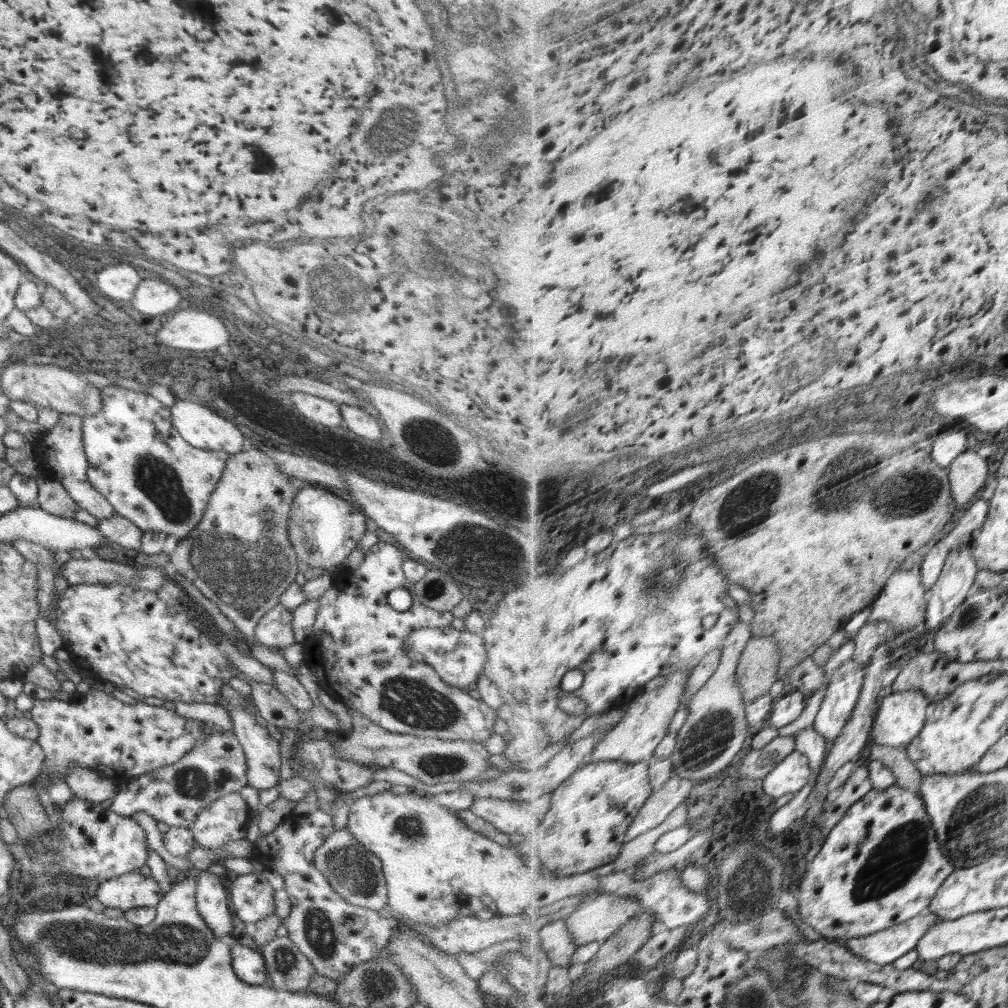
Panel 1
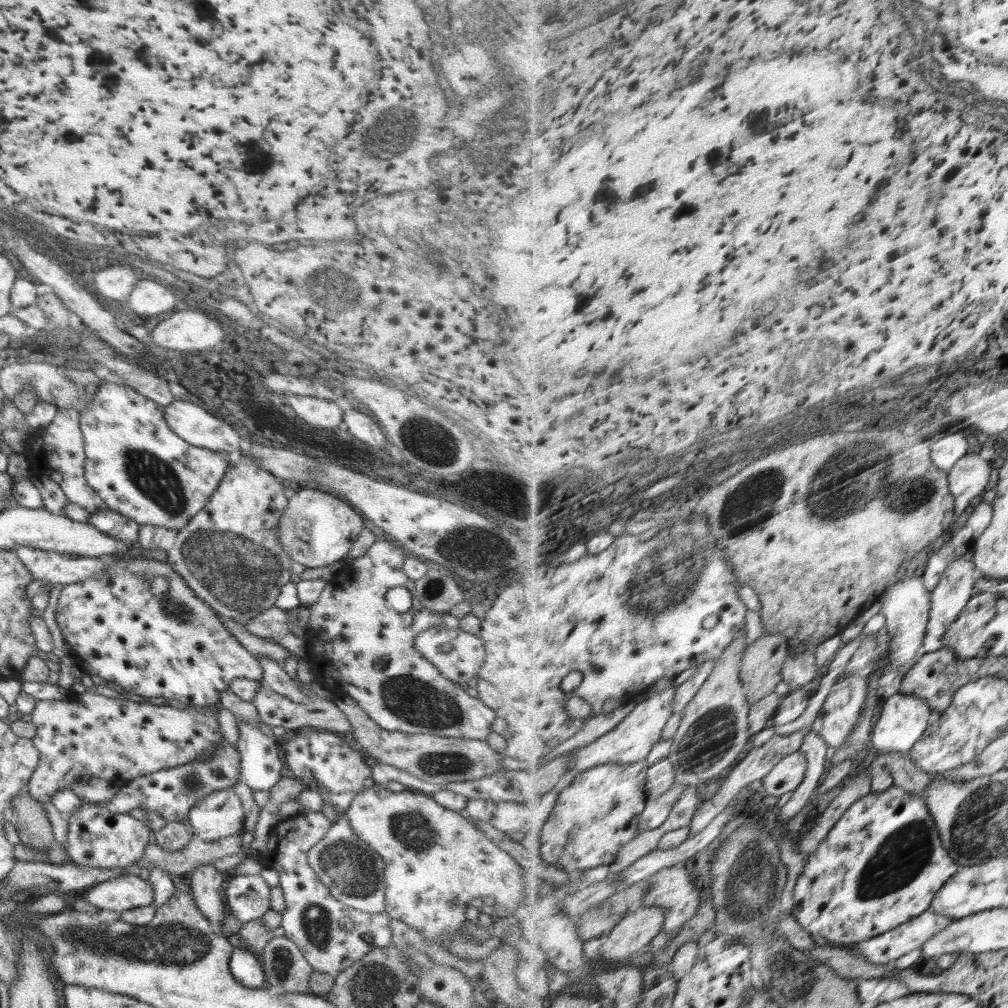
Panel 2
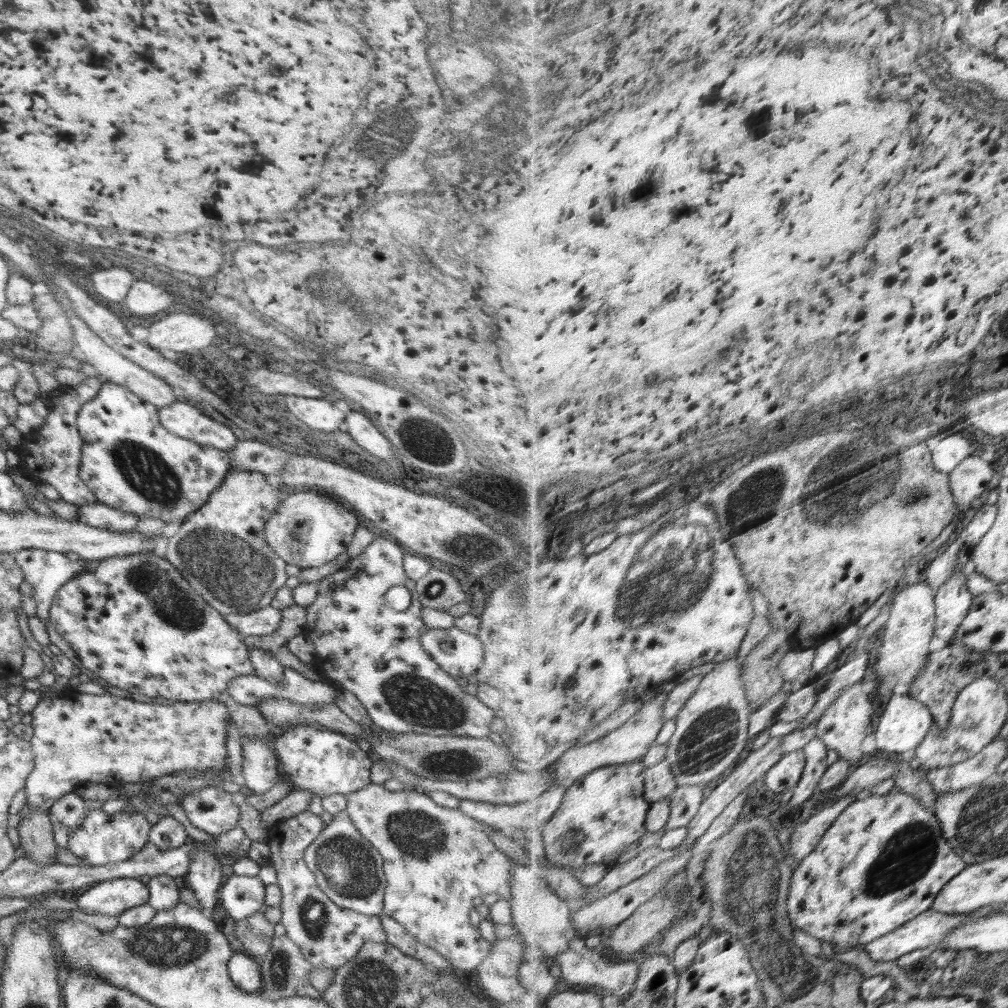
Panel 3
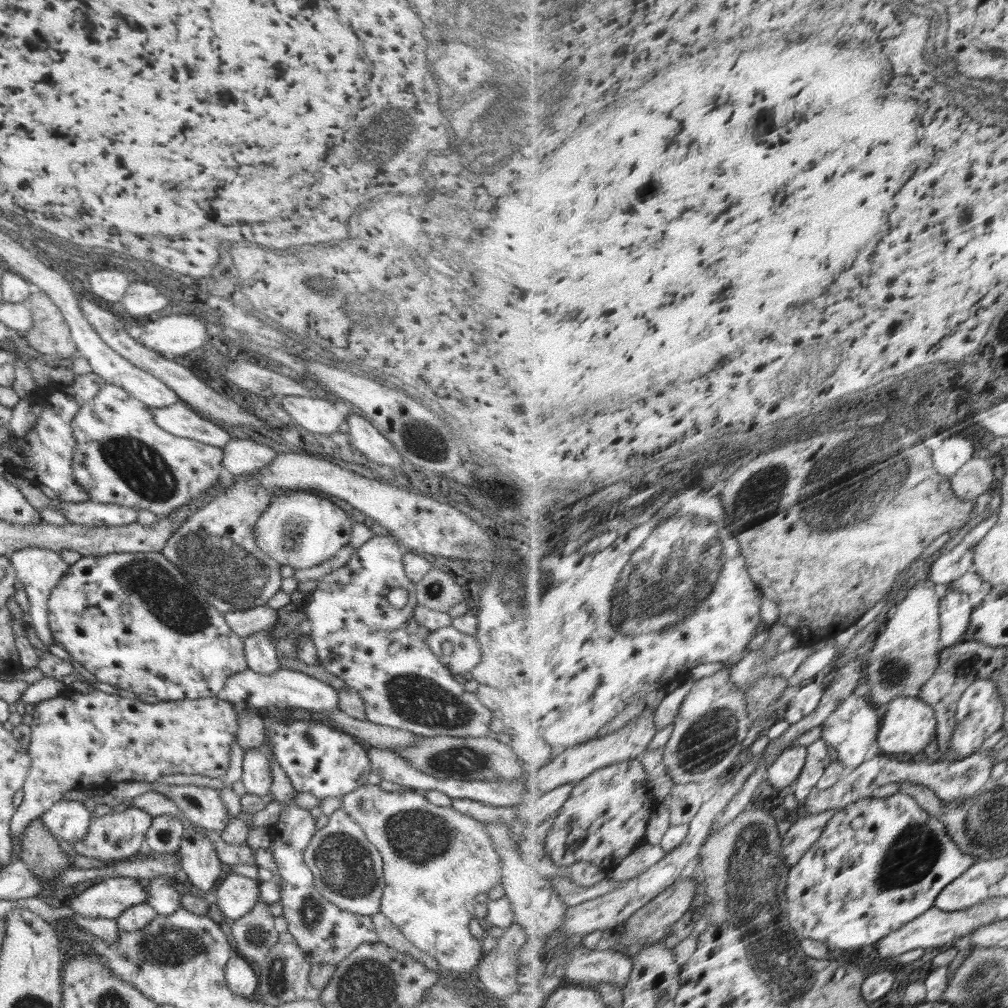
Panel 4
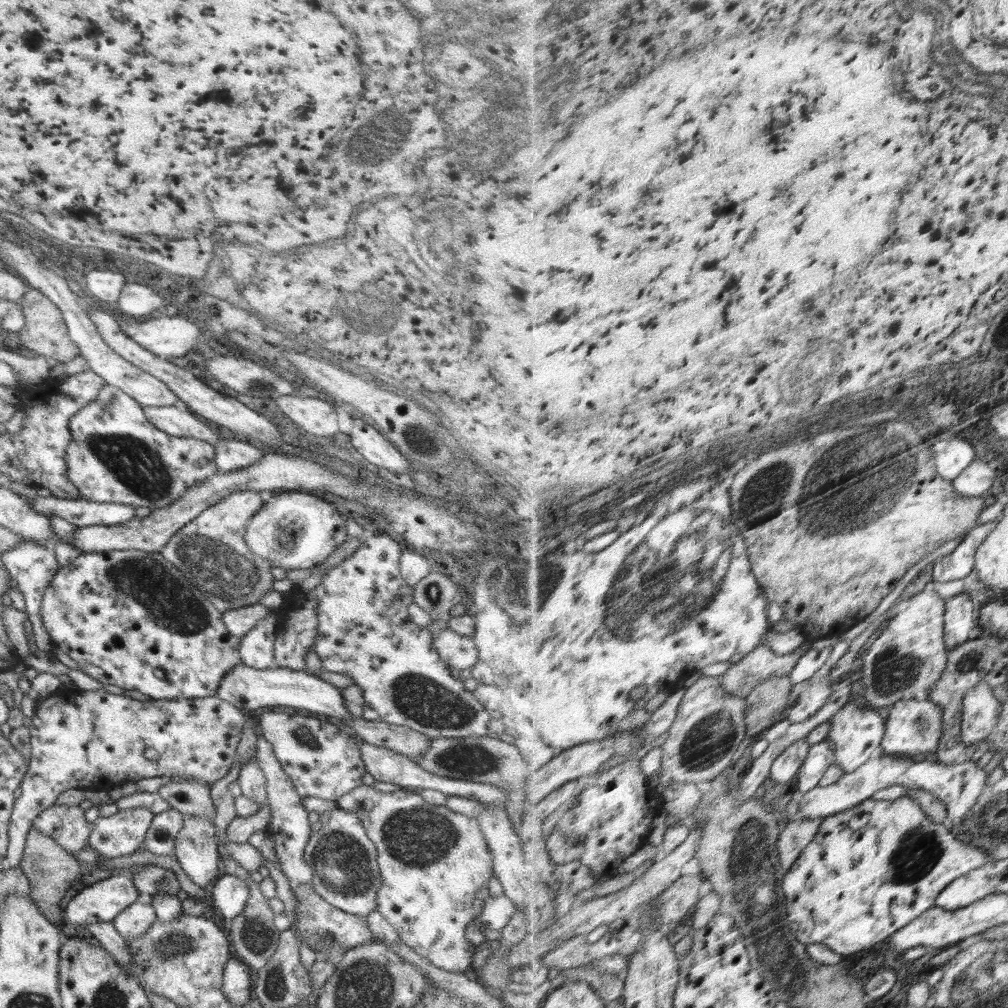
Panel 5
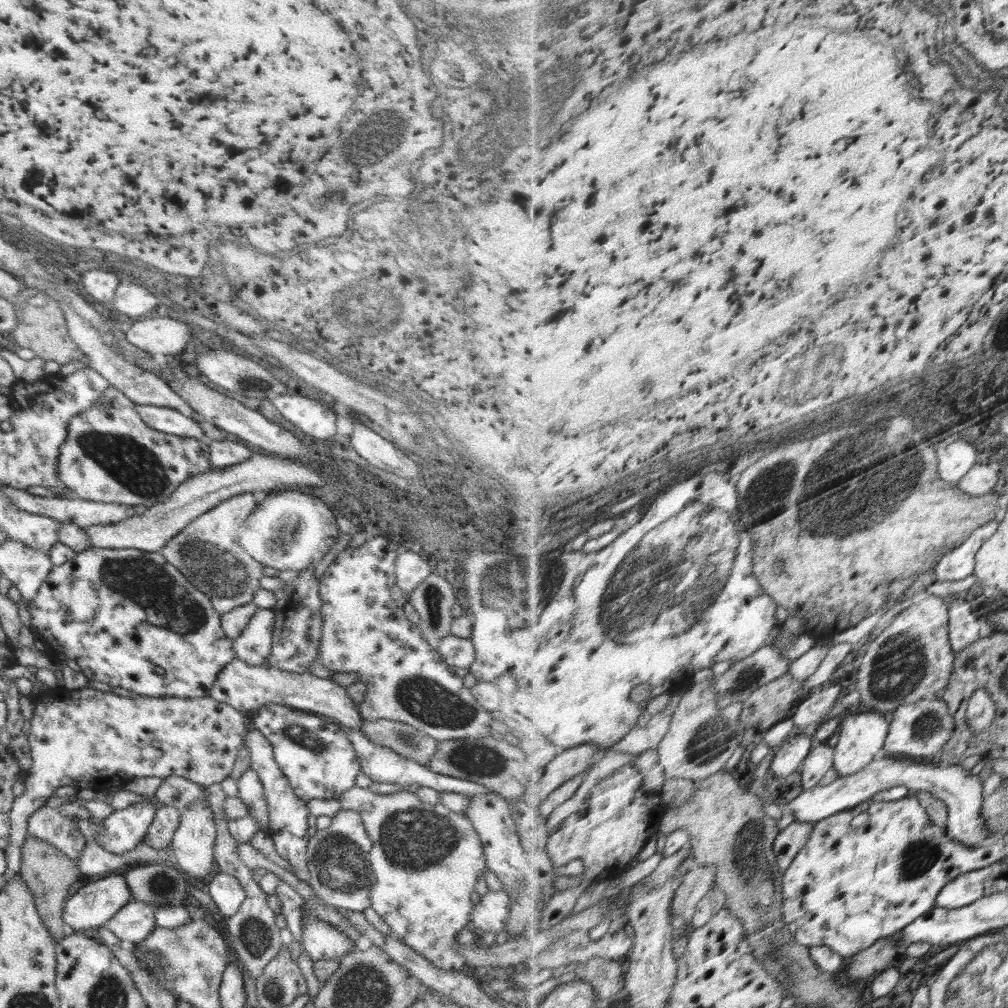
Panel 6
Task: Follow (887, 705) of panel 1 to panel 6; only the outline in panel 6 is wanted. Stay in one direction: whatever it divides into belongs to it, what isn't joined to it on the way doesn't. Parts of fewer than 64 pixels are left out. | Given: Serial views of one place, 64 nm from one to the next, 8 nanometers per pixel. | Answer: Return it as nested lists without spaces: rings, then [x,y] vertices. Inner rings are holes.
[[[942,698],[928,699],[918,704],[906,704],[894,712],[893,727],[885,750],[888,755],[905,754],[920,757],[928,763],[941,762],[940,756],[958,727],[950,705]]]

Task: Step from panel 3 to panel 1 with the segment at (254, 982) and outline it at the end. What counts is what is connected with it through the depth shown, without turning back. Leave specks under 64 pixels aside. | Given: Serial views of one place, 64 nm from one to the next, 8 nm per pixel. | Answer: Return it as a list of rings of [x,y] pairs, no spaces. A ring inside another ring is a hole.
[[[231,942],[232,968],[242,982],[250,986],[269,984],[262,955],[246,945]]]

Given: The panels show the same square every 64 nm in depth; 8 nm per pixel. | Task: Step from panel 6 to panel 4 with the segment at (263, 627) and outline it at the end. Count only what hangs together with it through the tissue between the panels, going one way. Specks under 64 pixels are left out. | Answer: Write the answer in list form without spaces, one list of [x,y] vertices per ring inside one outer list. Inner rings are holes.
[[[272,627],[260,630],[243,640],[248,669],[262,674],[272,674],[280,669],[279,658],[272,643],[272,631]]]

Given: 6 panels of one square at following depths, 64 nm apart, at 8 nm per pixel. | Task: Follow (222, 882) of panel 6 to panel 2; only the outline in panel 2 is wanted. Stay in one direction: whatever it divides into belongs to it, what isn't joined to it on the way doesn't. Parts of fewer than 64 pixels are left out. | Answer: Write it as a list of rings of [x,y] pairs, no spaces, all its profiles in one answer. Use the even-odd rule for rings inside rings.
[[[232,875],[226,881],[225,904],[240,922],[260,919],[270,910],[270,886],[261,875]]]

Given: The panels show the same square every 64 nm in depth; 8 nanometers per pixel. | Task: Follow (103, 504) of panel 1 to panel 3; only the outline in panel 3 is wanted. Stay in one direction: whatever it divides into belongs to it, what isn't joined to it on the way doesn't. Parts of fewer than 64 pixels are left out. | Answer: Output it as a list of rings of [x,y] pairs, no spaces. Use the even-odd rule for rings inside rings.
[[[92,376],[82,380],[76,387],[66,386],[65,394],[58,397],[50,408],[46,421],[30,434],[30,441],[24,439],[24,444],[16,450],[21,456],[21,471],[33,481],[46,482],[54,486],[60,494],[60,499],[76,506],[98,503],[93,492],[80,480],[80,459],[82,458],[82,438],[78,434],[76,421],[78,411],[100,391],[100,378]]]

